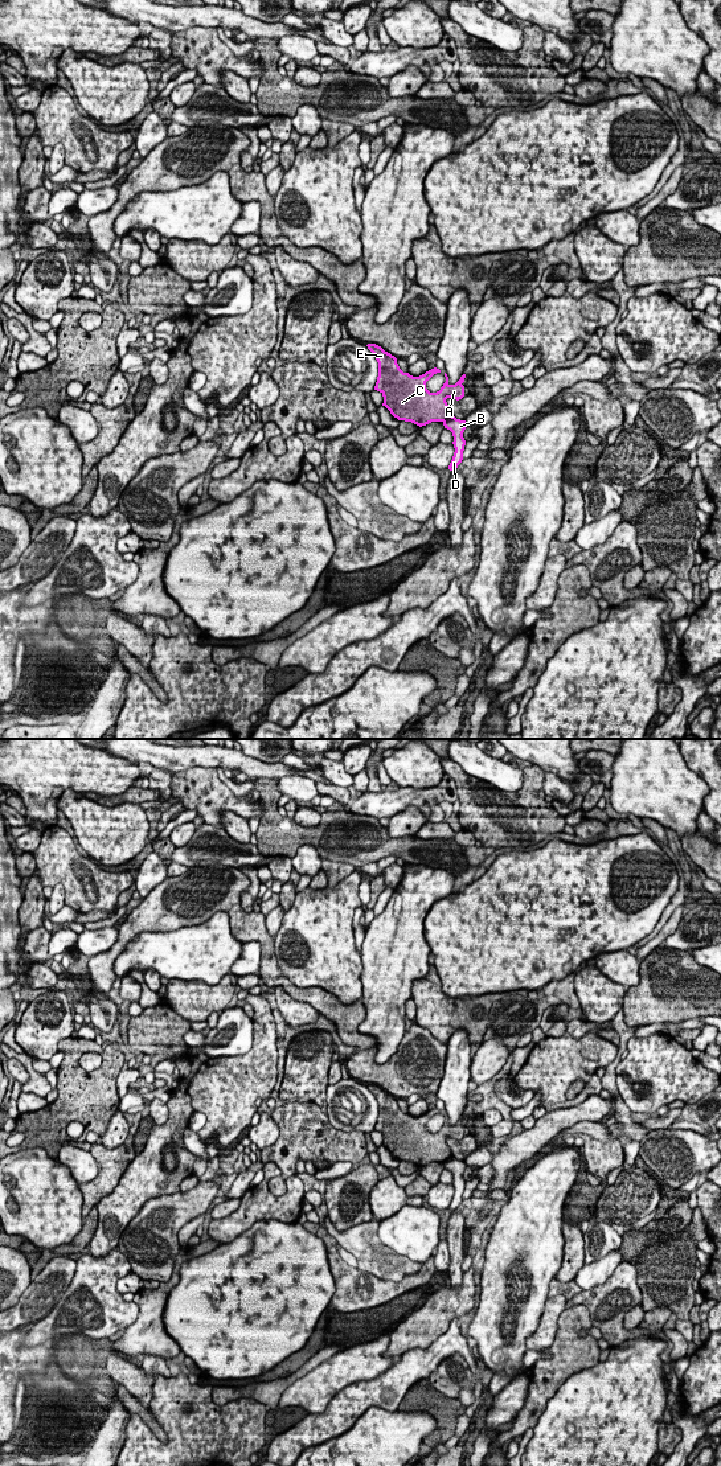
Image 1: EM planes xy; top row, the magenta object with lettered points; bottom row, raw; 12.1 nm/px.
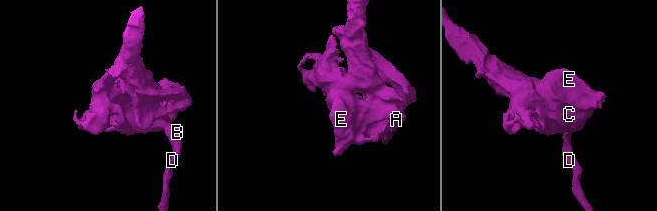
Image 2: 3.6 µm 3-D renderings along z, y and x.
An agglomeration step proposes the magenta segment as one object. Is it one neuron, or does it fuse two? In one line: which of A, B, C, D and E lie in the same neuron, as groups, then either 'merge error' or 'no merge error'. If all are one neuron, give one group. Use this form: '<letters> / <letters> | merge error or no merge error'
A C E / B D | merge error

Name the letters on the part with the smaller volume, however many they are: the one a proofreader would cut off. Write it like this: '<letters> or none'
B, D

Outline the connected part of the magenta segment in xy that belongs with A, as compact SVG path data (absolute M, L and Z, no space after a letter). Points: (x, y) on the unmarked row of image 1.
M368 1084L368 1089L374 1095L378 1102L378 1117L374 1126L374 1130L380 1132L384 1137L384 1143L390 1154L398 1161L411 1162L419 1167L426 1166L431 1162L445 1162L452 1155L450 1146L446 1139L462 1139L464 1137L464 1122L466 1114L455 1125L448 1124L448 1117L445 1113L446 1122L437 1133L430 1133L426 1129L426 1122L437 1113L441 1113L439 1109L434 1108L419 1117L413 1117L409 1113L403 1113L398 1104L397 1099L390 1093L385 1092L381 1087L376 1084Z

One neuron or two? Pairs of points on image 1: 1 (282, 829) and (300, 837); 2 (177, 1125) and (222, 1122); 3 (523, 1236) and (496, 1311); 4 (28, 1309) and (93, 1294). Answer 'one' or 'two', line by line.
1: one
2: two
3: one
4: two

